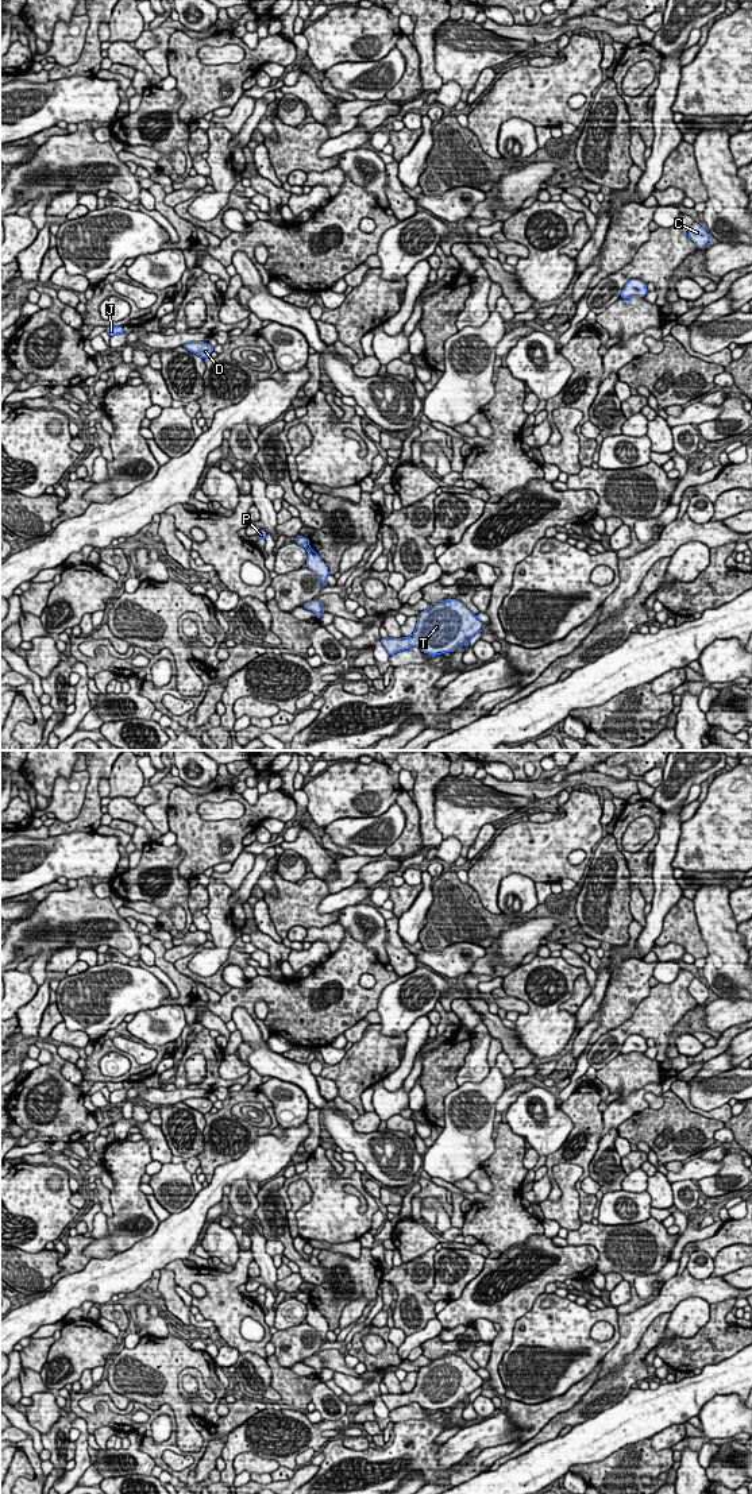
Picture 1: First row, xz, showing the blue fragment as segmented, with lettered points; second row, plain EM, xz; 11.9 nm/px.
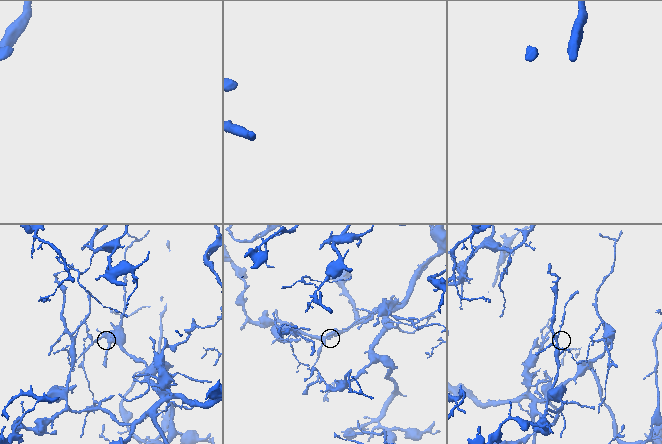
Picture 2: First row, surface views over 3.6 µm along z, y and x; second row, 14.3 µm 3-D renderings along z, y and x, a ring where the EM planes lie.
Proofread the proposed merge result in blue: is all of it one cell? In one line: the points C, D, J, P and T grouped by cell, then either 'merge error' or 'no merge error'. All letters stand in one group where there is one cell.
groups C D J T / P; merge error

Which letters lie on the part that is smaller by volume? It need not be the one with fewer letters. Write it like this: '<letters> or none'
P

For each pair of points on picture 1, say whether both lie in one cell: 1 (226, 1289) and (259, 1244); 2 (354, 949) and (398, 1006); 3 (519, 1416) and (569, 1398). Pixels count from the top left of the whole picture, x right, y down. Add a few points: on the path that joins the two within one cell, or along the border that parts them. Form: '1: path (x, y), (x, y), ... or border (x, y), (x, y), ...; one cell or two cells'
1: border (250, 1249), (254, 1259); two cells
2: border (398, 977), (382, 991), (374, 1010); two cells
3: path (531, 1416), (538, 1416), (556, 1405); one cell

